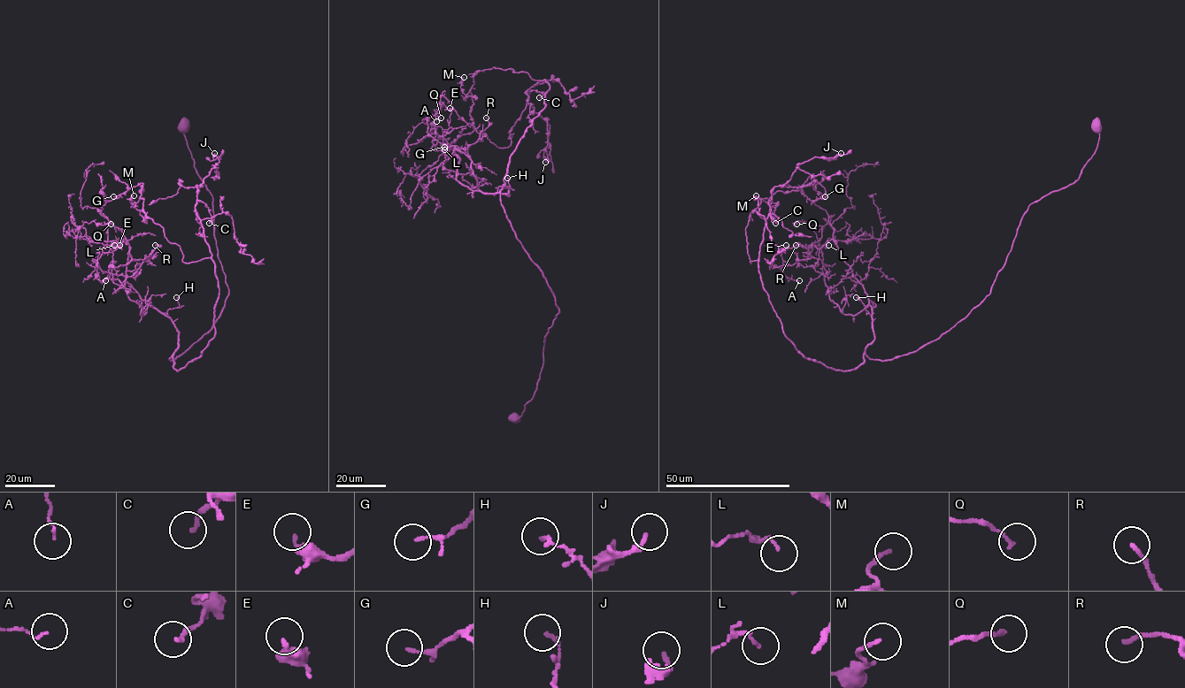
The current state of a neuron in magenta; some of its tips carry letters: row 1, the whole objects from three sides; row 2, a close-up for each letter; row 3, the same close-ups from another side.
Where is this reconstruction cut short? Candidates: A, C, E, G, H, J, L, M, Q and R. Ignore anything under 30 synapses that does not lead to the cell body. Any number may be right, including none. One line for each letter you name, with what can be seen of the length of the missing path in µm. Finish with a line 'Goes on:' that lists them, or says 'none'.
R: Missing length about 50 µm
Goes on: R

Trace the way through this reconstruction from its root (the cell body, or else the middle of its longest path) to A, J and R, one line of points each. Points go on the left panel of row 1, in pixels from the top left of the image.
A: (184, 126), (212, 196), (222, 312), (171, 361), (173, 323), (125, 287), (149, 257), (105, 280)
J: (184, 126), (228, 295), (170, 358), (177, 370), (215, 333), (218, 281), (195, 208), (214, 153)
R: (184, 126), (212, 196), (228, 295), (173, 361), (173, 323), (149, 305), (141, 315), (125, 287), (155, 245)

